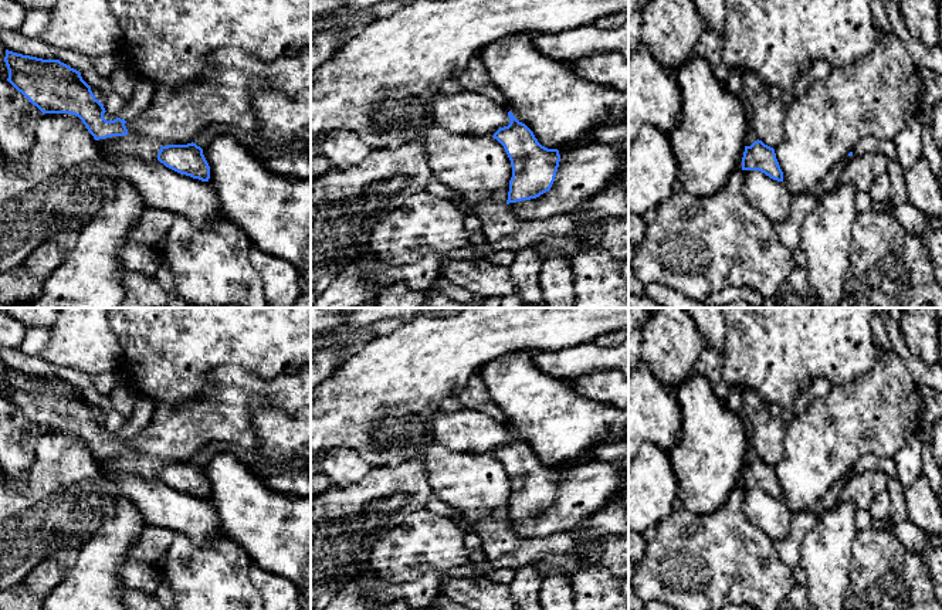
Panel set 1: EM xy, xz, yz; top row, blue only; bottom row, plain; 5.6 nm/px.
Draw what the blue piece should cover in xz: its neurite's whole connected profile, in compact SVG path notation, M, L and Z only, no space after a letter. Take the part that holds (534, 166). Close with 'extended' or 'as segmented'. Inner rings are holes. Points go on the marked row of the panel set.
M511 111L508 116L509 125L499 128L492 136L504 146L512 166L506 204L536 199L549 192L560 162L558 149L542 146Z; as segmented

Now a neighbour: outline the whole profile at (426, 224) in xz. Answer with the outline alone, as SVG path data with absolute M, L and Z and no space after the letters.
M426 190L409 197L400 209L389 211L373 227L369 247L372 255L386 265L407 265L434 254L464 248L470 233L464 227L465 213L451 200Z

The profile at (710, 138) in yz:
M692 55L671 71L681 88L682 111L678 125L670 133L677 156L678 182L694 196L718 193L735 169L742 170L748 121L742 102L715 77L709 64Z

